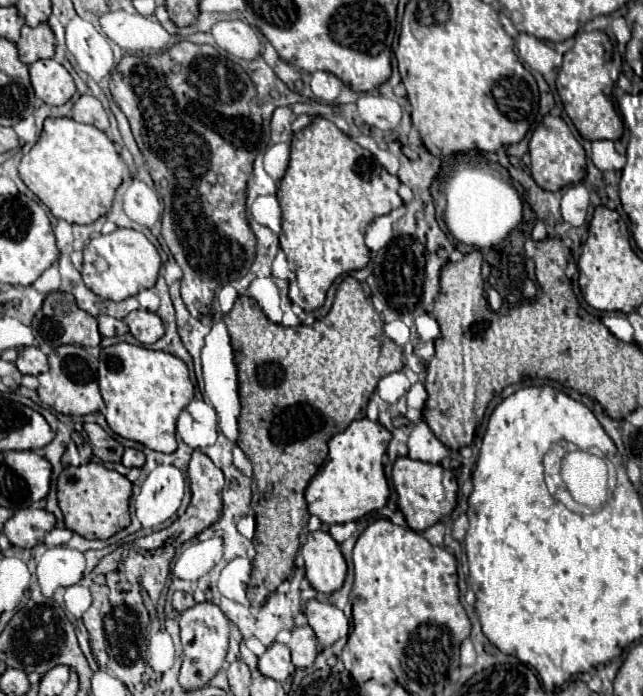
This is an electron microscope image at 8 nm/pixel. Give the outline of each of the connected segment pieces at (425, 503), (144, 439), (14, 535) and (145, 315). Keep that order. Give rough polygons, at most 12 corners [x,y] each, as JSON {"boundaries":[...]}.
{"boundaries":[[[398,458],[392,484],[414,532],[456,506],[450,470]],[[102,348],[112,432],[164,454],[194,398],[178,356]],[[22,508],[4,524],[12,546],[34,548],[54,514]],[[144,310],[124,318],[130,334],[144,346],[164,336],[160,316]]]}

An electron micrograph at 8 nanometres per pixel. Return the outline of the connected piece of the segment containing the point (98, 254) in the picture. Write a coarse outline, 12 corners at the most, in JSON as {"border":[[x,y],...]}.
{"border":[[118,228],[84,248],[82,280],[120,302],[156,284],[162,260]]}

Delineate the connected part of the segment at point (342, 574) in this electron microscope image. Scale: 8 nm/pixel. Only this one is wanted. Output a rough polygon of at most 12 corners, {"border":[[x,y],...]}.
{"border":[[310,532],[300,552],[318,592],[342,588],[346,560],[328,532]]}

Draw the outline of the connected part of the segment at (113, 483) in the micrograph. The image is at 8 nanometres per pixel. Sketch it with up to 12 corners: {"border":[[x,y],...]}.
{"border":[[96,462],[58,476],[68,530],[106,540],[130,524],[132,484]]}

